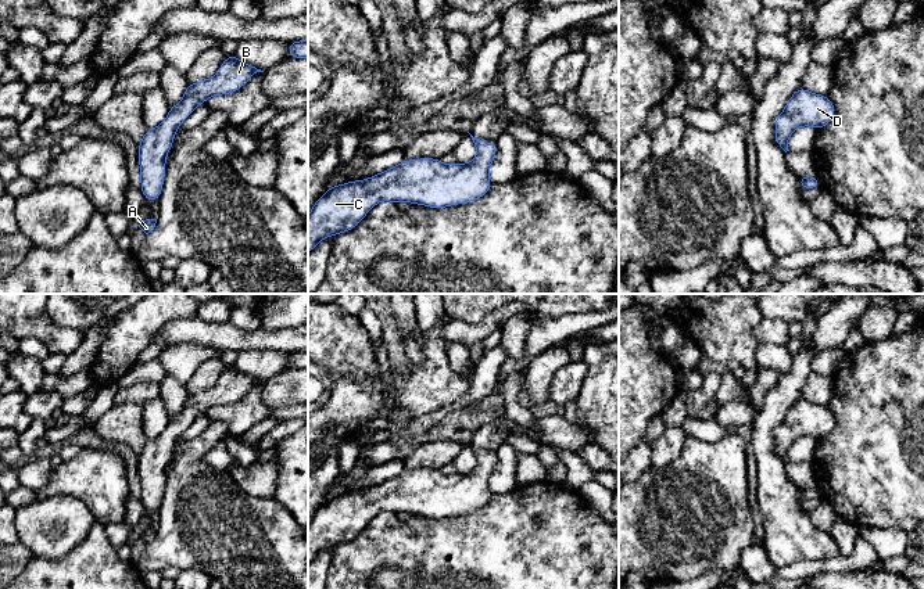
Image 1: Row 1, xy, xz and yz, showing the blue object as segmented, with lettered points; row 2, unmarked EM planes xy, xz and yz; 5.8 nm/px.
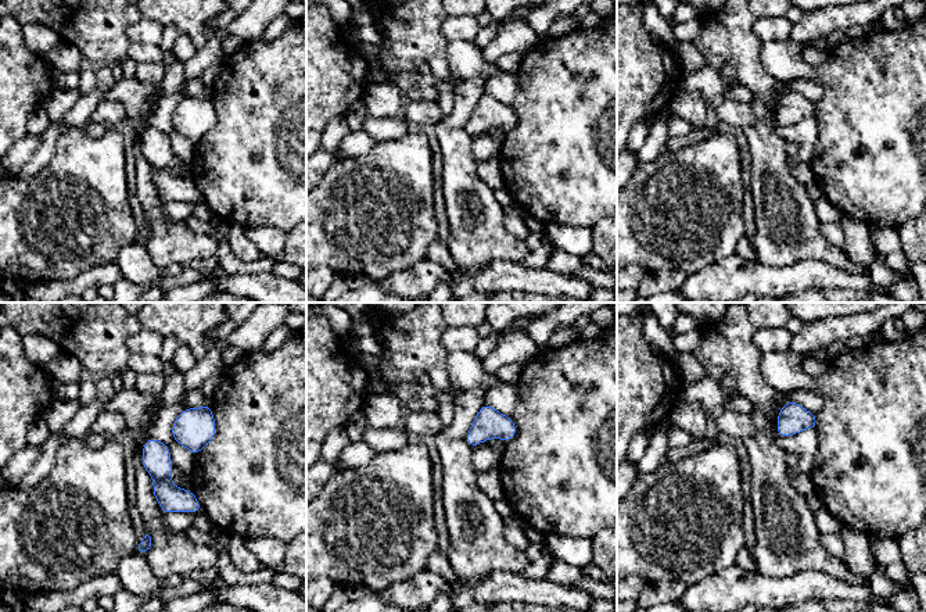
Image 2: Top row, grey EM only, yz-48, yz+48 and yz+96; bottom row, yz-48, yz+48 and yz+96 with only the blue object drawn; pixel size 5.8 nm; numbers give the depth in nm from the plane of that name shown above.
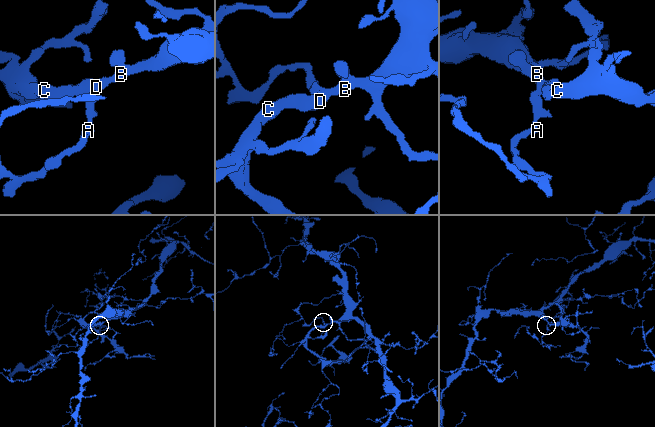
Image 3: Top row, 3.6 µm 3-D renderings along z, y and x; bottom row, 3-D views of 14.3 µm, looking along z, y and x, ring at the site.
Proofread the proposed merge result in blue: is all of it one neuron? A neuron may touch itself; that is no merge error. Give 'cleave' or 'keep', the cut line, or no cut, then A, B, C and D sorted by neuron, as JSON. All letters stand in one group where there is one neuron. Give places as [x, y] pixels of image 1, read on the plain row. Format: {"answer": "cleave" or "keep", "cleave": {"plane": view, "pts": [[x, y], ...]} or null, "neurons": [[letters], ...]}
{"answer": "keep", "cleave": null, "neurons": [["A", "B", "C", "D"]]}

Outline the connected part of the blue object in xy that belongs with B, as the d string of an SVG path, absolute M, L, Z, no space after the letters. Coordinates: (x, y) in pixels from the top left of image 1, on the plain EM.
M228 366L218 383L207 391L187 394L179 414L169 417L168 427L154 439L147 439L139 453L140 500L146 511L158 511L166 482L165 468L172 459L176 441L194 419L211 406L232 405L241 399L257 383L264 383Z

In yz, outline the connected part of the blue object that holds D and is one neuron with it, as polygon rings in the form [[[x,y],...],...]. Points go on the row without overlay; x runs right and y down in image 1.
[[[801,396],[774,430],[774,452],[787,463],[788,448],[796,438],[813,437],[819,442],[834,427],[835,417],[827,405],[816,405]]]

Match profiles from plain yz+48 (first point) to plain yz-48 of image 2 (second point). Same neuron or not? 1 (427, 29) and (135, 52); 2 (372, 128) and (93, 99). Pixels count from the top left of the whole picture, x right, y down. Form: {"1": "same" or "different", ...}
{"1": "different", "2": "different"}

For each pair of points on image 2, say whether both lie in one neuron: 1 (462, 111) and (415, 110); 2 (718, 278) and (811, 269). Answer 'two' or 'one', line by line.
1: two
2: one

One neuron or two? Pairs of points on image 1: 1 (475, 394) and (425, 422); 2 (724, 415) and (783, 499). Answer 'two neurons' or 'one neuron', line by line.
1: one neuron
2: two neurons

